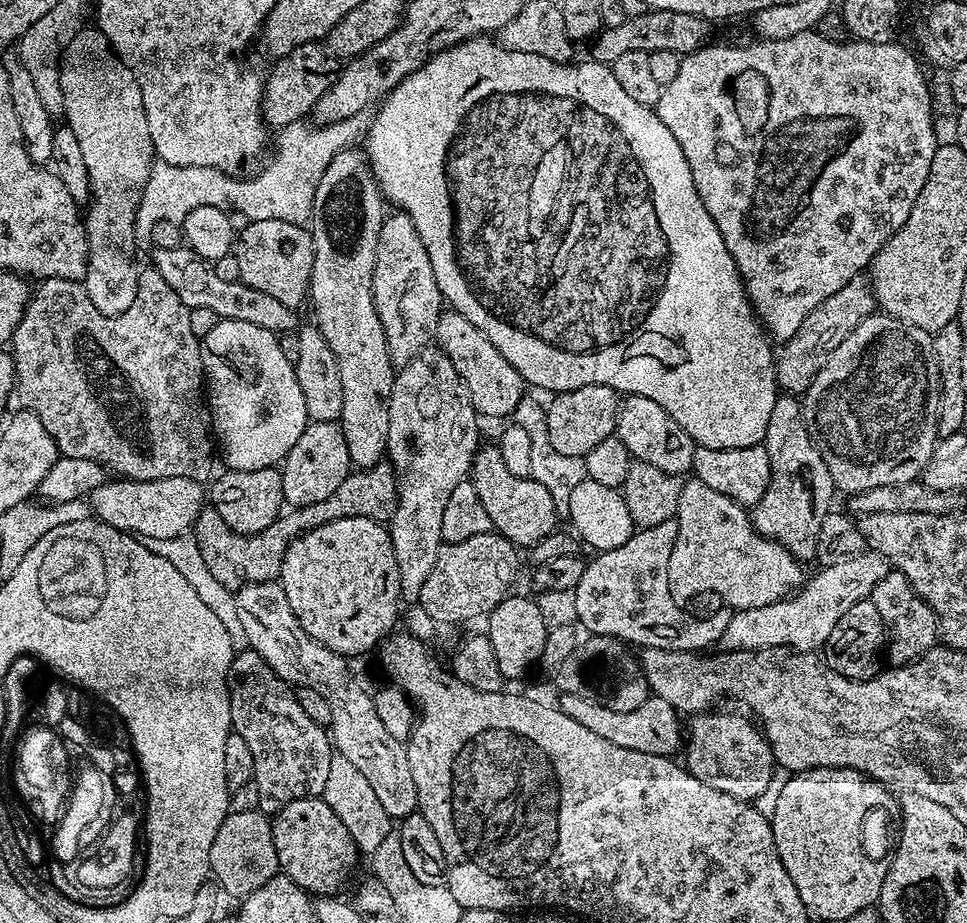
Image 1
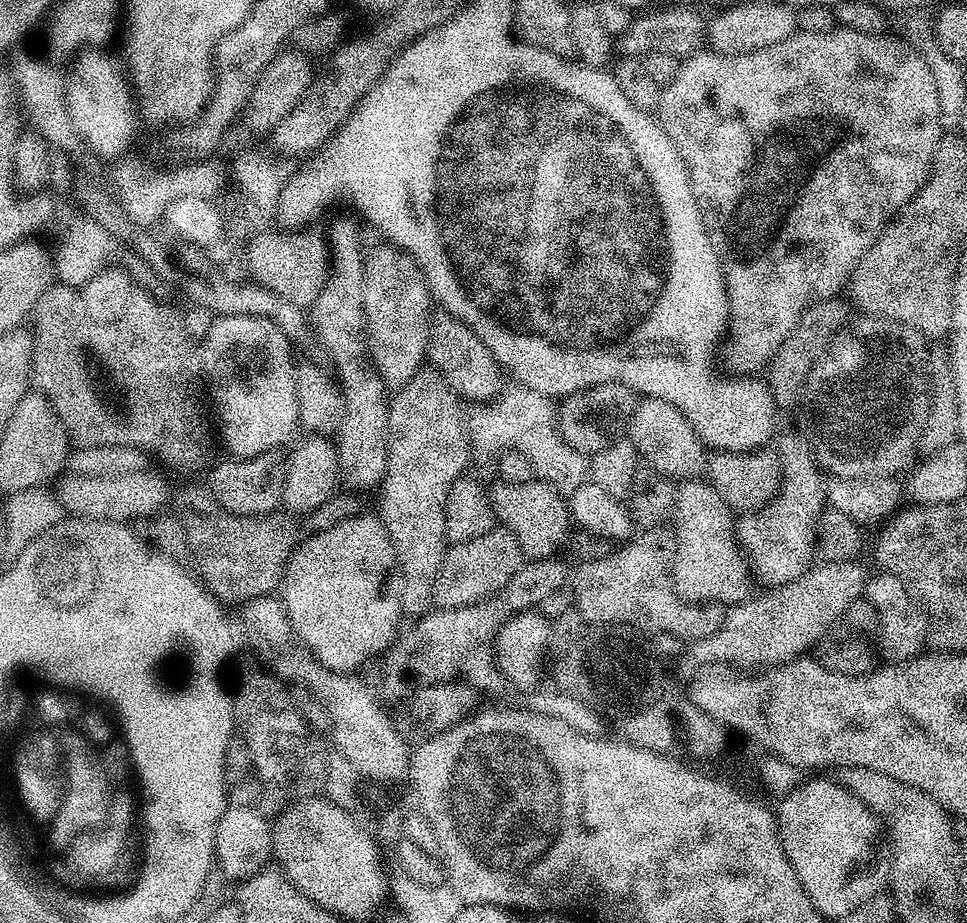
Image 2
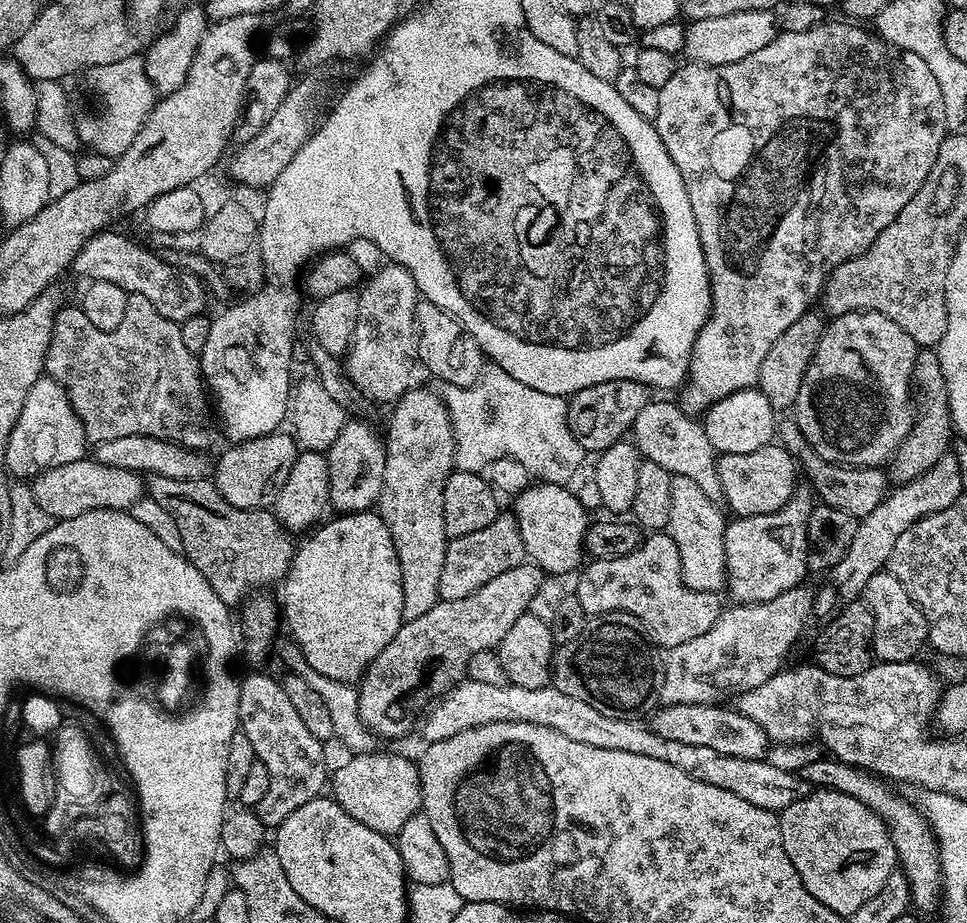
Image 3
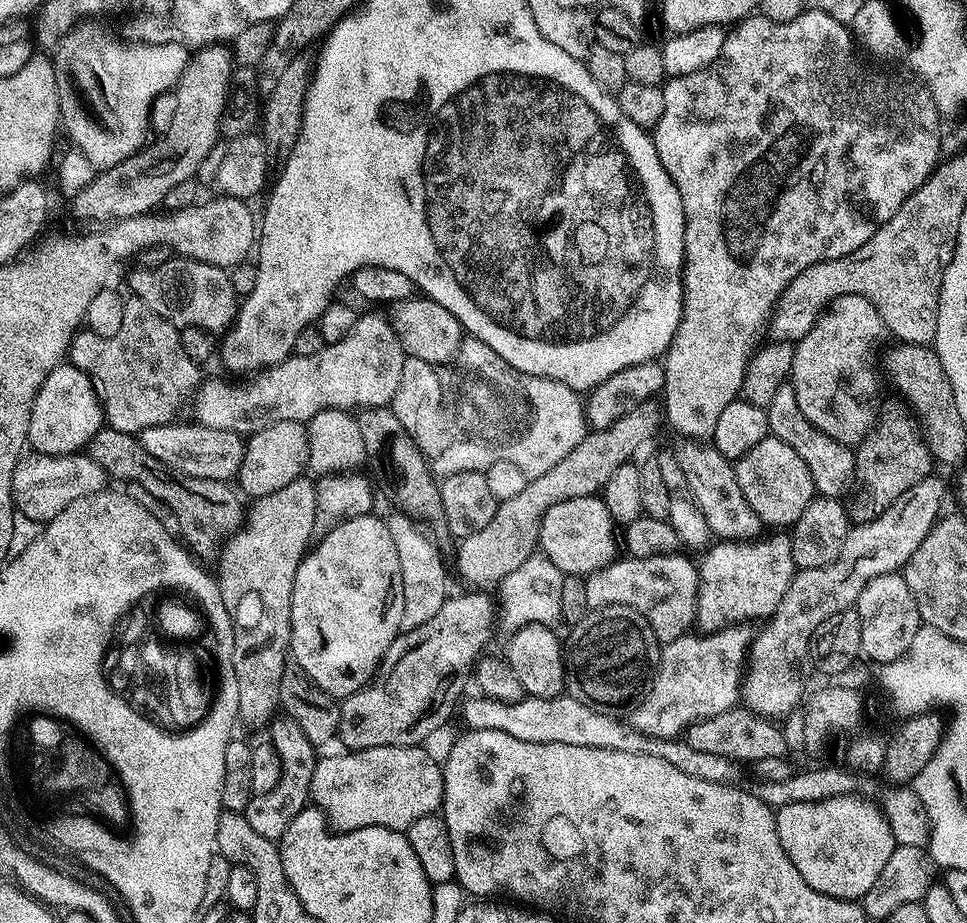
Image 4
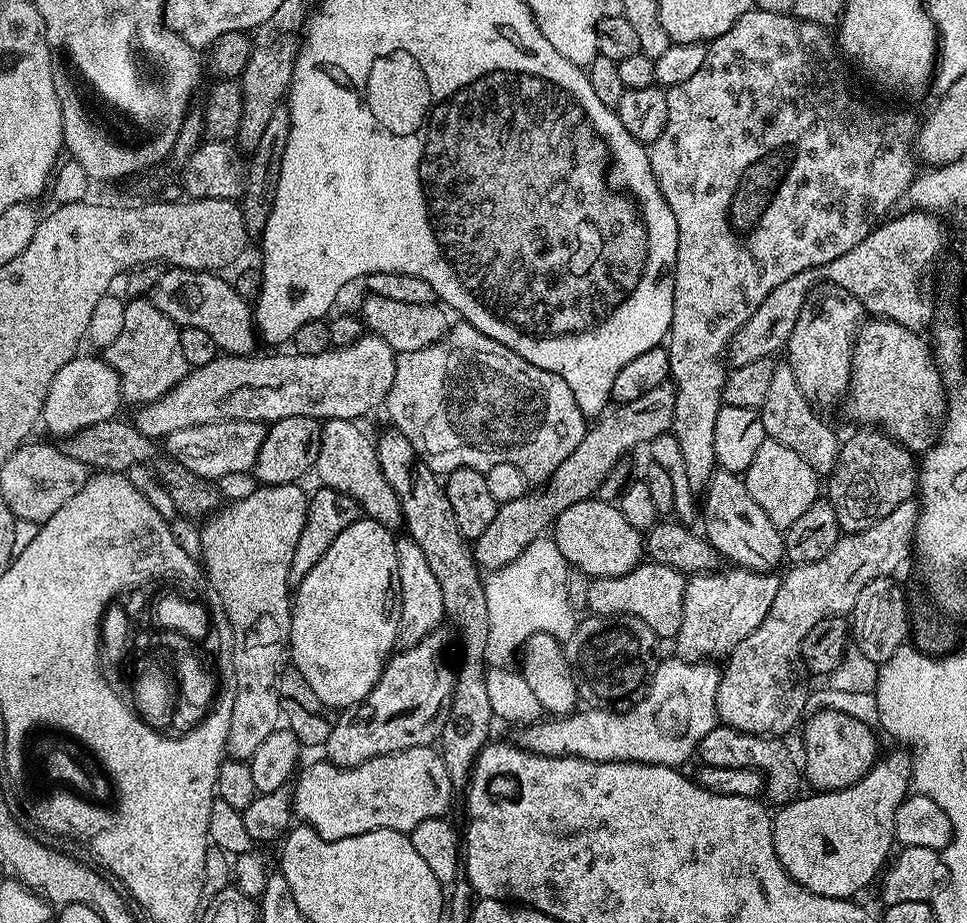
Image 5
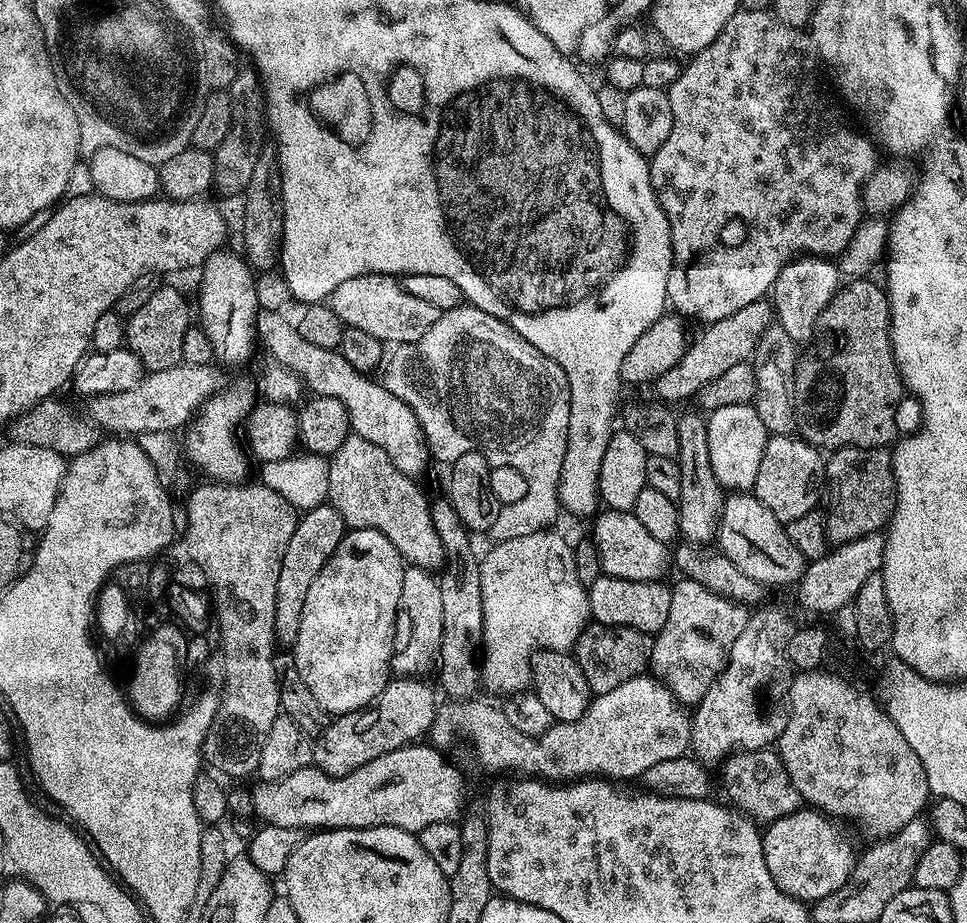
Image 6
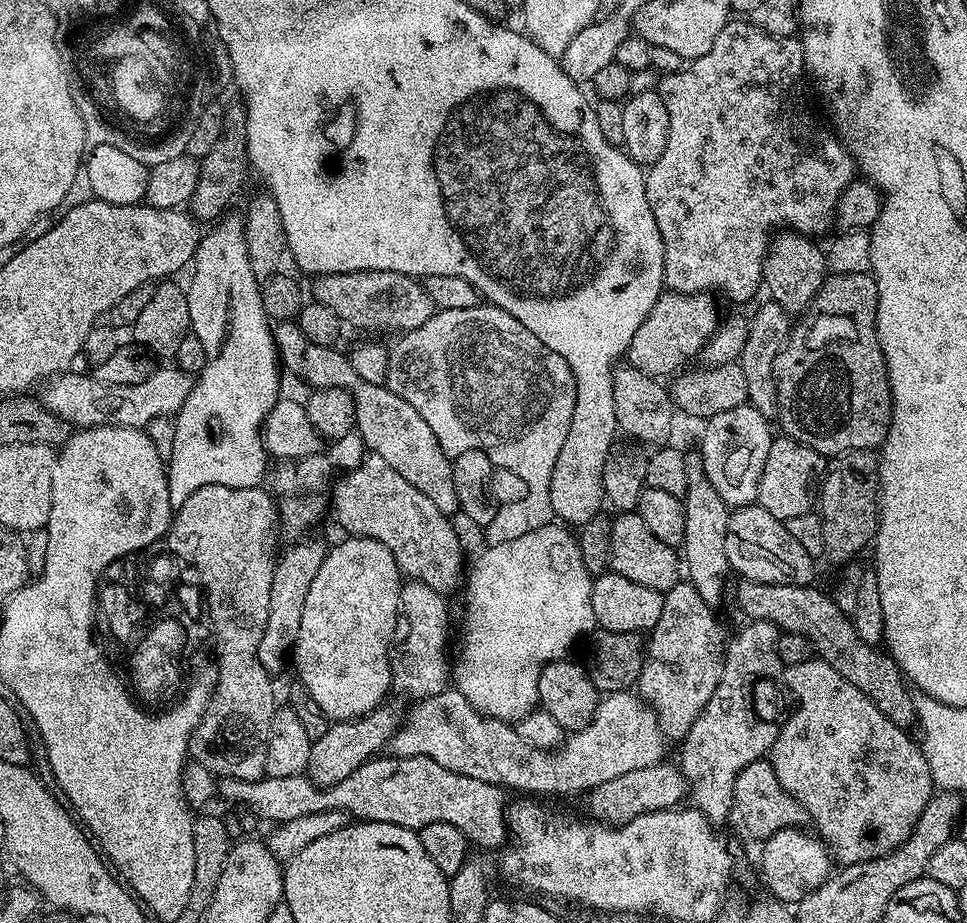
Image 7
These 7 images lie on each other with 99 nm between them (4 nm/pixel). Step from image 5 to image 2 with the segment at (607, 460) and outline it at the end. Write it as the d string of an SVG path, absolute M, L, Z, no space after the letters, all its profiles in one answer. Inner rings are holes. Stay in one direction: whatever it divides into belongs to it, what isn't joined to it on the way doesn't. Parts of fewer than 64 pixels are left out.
M503 526L492 528L486 534L481 534L479 538L470 538L470 542L452 544L444 553L442 570L438 570L438 578L434 578L433 605L437 609L461 608L485 600L486 597L493 596L499 588L505 588L525 560L524 551L518 546L518 538L514 538L514 534L510 534Z

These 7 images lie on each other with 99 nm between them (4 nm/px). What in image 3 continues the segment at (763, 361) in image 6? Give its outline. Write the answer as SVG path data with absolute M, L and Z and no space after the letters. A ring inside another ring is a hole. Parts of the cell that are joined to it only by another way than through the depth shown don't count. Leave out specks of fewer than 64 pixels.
M788 418L785 424L783 421L779 425L778 440L784 445L784 449L798 461L803 475L804 472L808 475L809 482L807 481L807 483L810 485L811 491L818 497L819 503L834 506L834 510L842 510L842 514L850 514L859 518L870 514L870 510L874 510L874 506L878 506L884 501L890 488L890 482L886 476L884 478L883 474L880 473L883 471L879 467L854 468L828 463L808 445L802 430L792 418Z

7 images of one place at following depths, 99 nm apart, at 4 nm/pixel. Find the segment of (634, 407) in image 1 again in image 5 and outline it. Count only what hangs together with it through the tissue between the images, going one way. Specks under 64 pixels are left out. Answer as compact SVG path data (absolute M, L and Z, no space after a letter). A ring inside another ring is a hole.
M723 470L714 473L702 493L702 516L703 519L704 516L708 519L702 529L703 535L713 544L725 561L755 572L772 572L780 563L785 563L784 532L776 528L774 522L766 518L766 510L762 510L762 506L758 506L758 502L750 498L750 490L746 490L743 479L737 473Z

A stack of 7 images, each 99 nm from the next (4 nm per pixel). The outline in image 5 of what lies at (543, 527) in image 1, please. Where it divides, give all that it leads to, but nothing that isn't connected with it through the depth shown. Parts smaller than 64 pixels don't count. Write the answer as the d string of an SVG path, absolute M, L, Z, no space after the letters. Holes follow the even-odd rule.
M593 498L574 502L574 506L562 510L562 514L556 517L554 539L562 558L566 558L569 566L582 570L589 578L621 576L637 568L645 559L644 536L637 528L630 526L630 522L626 522L626 518L622 518L620 509L615 503L607 504L606 501L600 499Z

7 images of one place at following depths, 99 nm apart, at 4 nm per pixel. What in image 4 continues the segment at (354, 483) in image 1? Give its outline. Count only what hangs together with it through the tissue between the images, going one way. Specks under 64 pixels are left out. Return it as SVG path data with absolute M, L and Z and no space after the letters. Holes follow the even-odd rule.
M101 427L100 433L88 445L86 452L113 481L124 480L125 485L136 484L144 494L160 500L161 505L168 508L174 518L178 518L179 539L197 561L219 561L225 545L245 525L246 504L243 504L245 501L241 493L231 483L210 478L190 478L172 471L151 457L131 432Z

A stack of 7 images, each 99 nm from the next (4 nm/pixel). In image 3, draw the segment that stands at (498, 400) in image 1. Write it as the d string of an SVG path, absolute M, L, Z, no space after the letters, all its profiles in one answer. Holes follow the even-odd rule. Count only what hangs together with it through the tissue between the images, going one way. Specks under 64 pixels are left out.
M421 299L416 306L416 354L421 365L428 367L432 376L437 376L444 384L453 384L468 388L471 384L480 381L486 371L486 357L484 351L478 346L476 339L461 326L449 312L434 306L434 302Z

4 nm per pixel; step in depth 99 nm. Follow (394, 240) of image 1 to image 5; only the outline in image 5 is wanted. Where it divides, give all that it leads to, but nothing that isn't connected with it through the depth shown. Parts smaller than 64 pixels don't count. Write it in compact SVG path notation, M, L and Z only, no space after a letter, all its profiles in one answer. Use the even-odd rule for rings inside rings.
M371 334L359 336L350 346L332 348L322 354L313 356L234 356L220 354L214 362L201 368L193 368L188 375L178 382L160 400L139 405L135 409L134 423L143 436L163 438L174 434L174 430L186 430L186 426L213 424L219 420L259 420L271 422L282 418L314 418L321 422L326 420L355 420L367 414L388 399L388 391L394 382L397 352L382 338Z

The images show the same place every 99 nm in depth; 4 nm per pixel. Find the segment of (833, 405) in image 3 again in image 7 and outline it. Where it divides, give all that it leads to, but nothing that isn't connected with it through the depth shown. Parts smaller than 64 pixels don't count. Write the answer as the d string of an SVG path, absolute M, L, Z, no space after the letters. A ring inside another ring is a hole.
M780 230L773 235L768 253L764 259L763 287L768 287L771 303L782 306L790 314L803 313L812 303L818 290L824 284L828 272L825 249L820 249L815 239L803 236L801 232Z

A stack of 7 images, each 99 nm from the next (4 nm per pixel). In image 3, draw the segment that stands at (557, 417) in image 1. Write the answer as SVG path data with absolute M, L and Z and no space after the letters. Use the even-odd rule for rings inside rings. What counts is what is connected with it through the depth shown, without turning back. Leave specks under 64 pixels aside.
M611 380L610 382L598 382L594 386L586 386L586 390L578 390L568 400L568 425L574 434L574 438L582 445L585 453L599 454L605 452L610 446L614 446L620 440L625 439L632 431L634 418L642 411L650 399L648 385L637 380Z

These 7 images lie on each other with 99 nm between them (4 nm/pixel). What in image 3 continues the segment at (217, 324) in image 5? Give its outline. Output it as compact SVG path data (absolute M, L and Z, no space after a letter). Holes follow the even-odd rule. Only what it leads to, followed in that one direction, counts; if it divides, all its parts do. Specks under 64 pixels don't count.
M113 230L99 232L82 246L82 250L72 261L71 271L80 276L88 276L89 281L105 280L114 282L114 286L122 286L129 294L142 294L153 304L154 310L162 314L162 318L170 318L177 322L186 318L194 318L205 311L208 304L209 289L194 273L168 264L161 256L155 256L148 248L135 244L128 236L119 236Z

